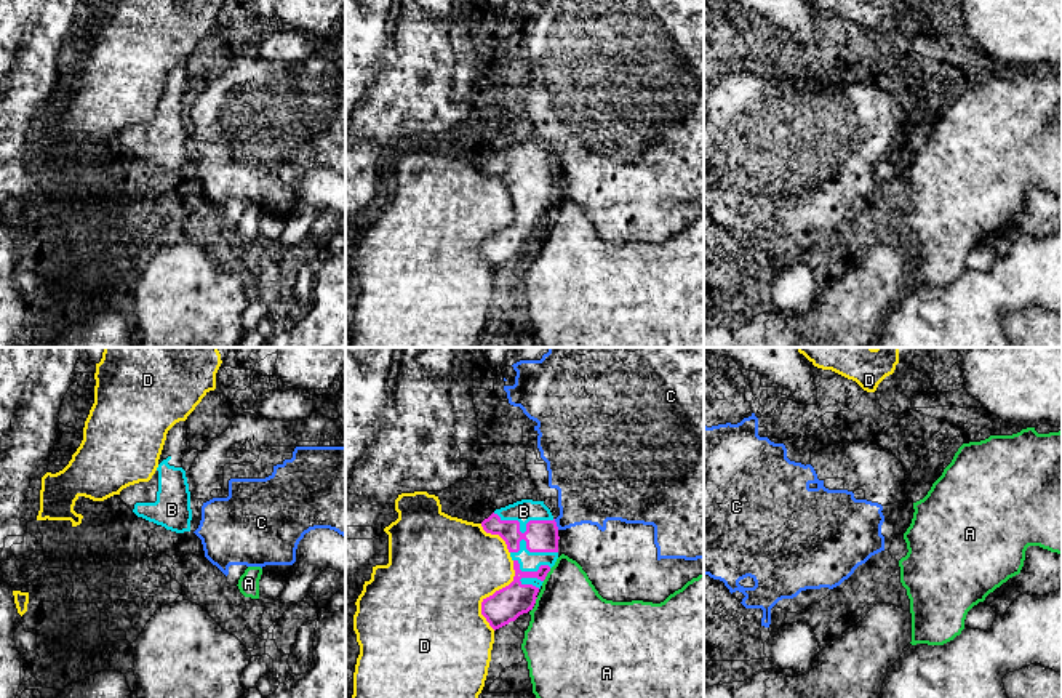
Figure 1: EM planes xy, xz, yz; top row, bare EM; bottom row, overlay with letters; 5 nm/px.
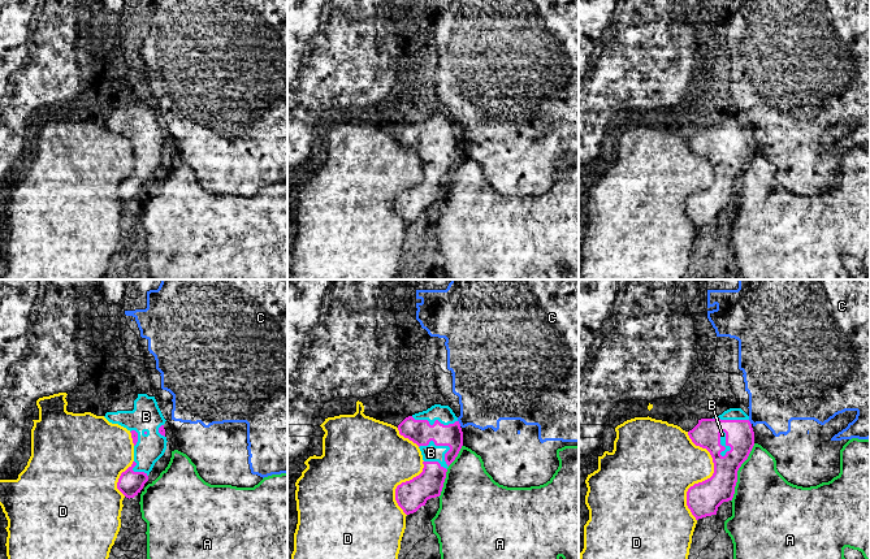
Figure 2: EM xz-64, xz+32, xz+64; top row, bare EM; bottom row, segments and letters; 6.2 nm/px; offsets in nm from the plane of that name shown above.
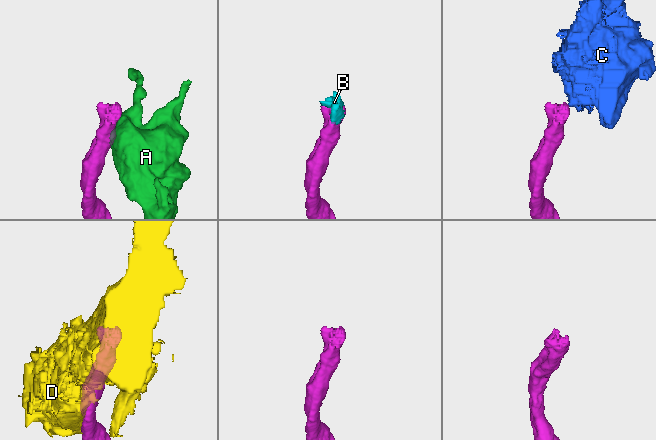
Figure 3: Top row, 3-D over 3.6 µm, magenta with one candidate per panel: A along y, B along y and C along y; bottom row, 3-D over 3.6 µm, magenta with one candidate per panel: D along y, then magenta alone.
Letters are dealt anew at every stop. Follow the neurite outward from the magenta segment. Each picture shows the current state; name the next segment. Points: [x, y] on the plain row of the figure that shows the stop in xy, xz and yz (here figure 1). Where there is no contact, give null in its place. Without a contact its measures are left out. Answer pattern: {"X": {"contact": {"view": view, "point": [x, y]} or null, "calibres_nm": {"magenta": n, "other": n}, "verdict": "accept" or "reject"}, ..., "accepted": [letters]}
{"A": {"contact": {"view": "xz", "point": [546, 216]}, "calibres_nm": {"magenta": 170, "other": 380}, "verdict": "reject"}, "B": {"contact": {"view": "xz", "point": [525, 173]}, "calibres_nm": {"magenta": 160, "other": 120}, "verdict": "accept"}, "C": {"contact": {"view": "xz", "point": [555, 165]}, "calibres_nm": {"magenta": 160, "other": 340}, "verdict": "reject"}, "D": {"contact": {"view": "xz", "point": [495, 234]}, "calibres_nm": {"magenta": 170, "other": 460}, "verdict": "reject"}, "accepted": ["B"]}

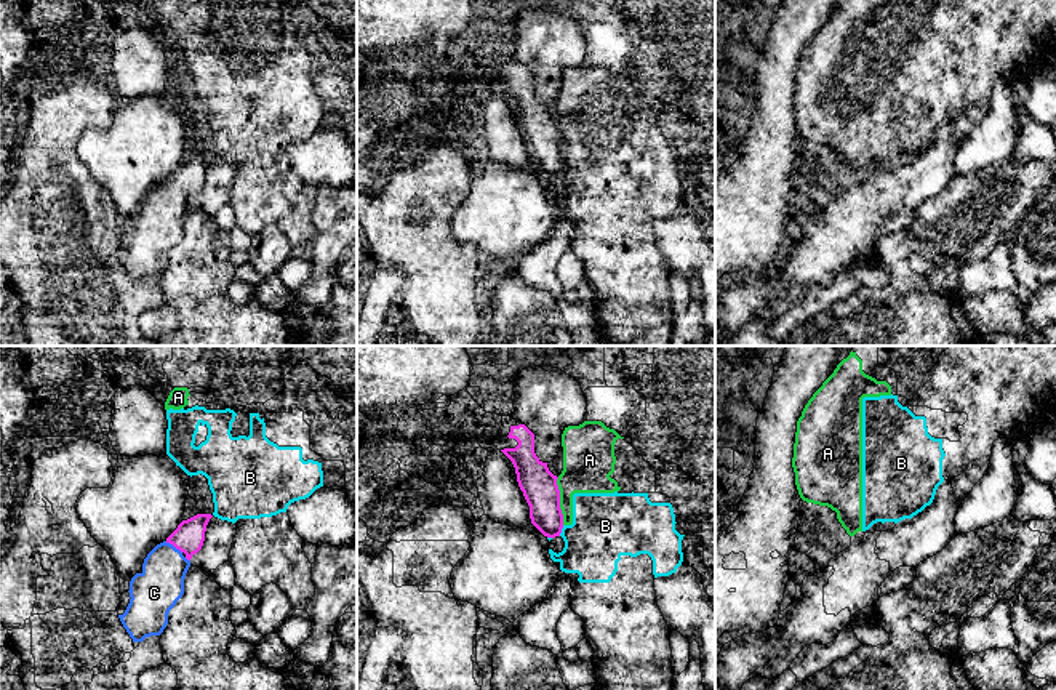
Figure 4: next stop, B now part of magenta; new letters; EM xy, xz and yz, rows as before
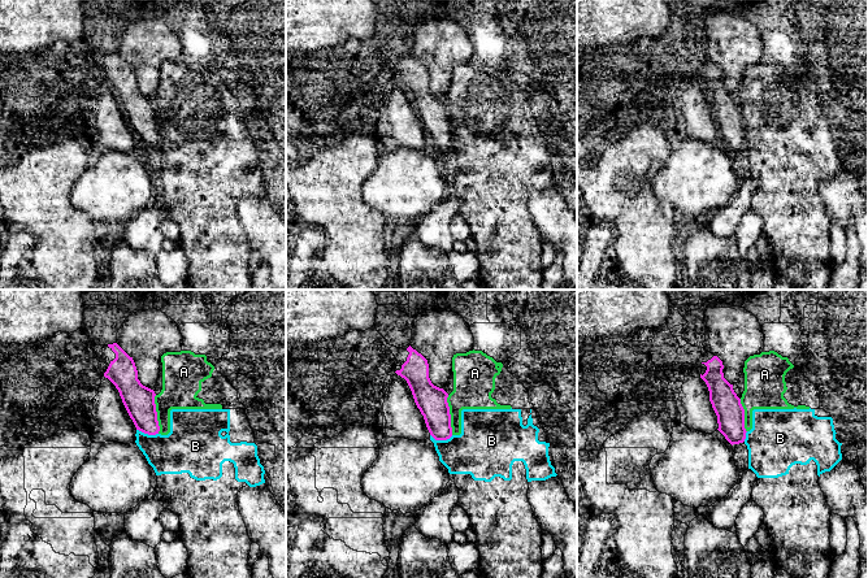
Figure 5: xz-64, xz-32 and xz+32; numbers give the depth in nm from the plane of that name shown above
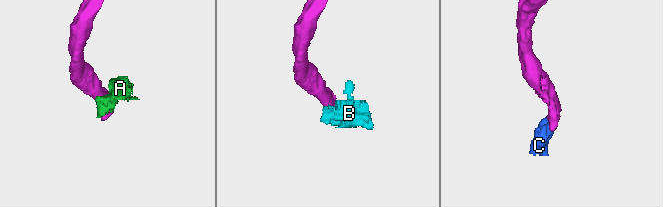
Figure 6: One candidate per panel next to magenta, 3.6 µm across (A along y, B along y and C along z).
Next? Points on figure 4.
{"A": {"contact": {"view": "xz", "point": [559, 143]}, "calibres_nm": {"magenta": 180, "other": 260}, "verdict": "reject"}, "B": {"contact": {"view": "xz", "point": [560, 172]}, "calibres_nm": {"magenta": 180, "other": 340}, "verdict": "reject"}, "C": {"contact": {"view": "xy", "point": [173, 186]}, "calibres_nm": {"magenta": 150, "other": 240}, "verdict": "accept"}, "accepted": ["C"]}

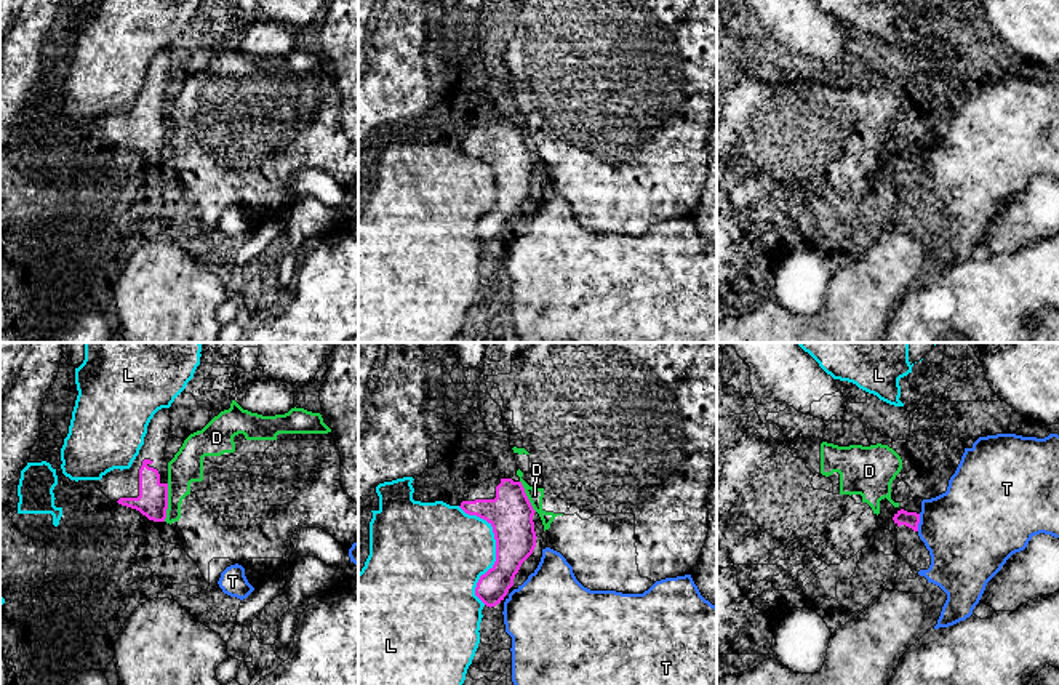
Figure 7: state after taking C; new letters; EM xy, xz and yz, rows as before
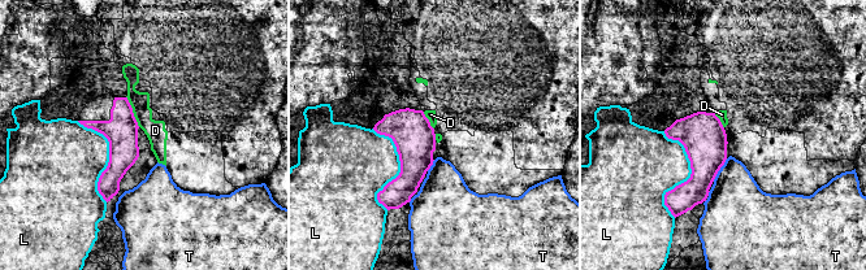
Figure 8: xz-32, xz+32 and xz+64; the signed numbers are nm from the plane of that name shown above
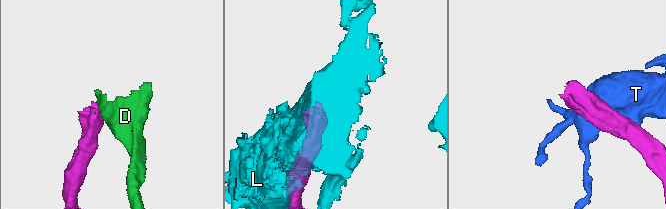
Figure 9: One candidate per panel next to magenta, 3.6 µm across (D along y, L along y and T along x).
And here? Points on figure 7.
{"D": {"contact": {"view": "xy", "point": [167, 144]}, "calibres_nm": {"magenta": 160, "other": 160}, "verdict": "reject"}, "L": {"contact": {"view": "xz", "point": [496, 191]}, "calibres_nm": {"magenta": 220, "other": 420}, "verdict": "reject"}, "T": {"contact": {"view": "yz", "point": [919, 164]}, "calibres_nm": {"magenta": 80, "other": 440}, "verdict": "reject"}, "accepted": []}

